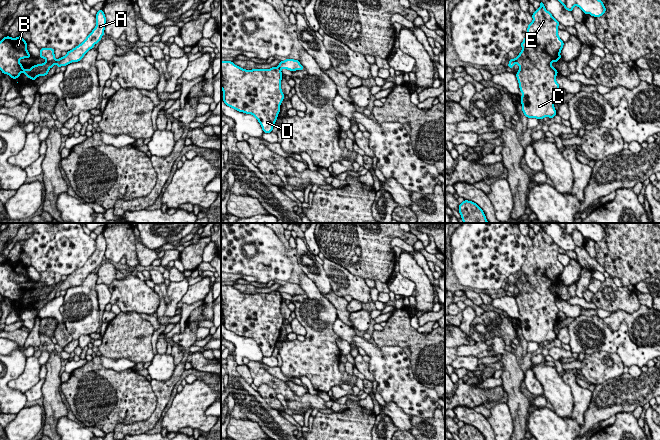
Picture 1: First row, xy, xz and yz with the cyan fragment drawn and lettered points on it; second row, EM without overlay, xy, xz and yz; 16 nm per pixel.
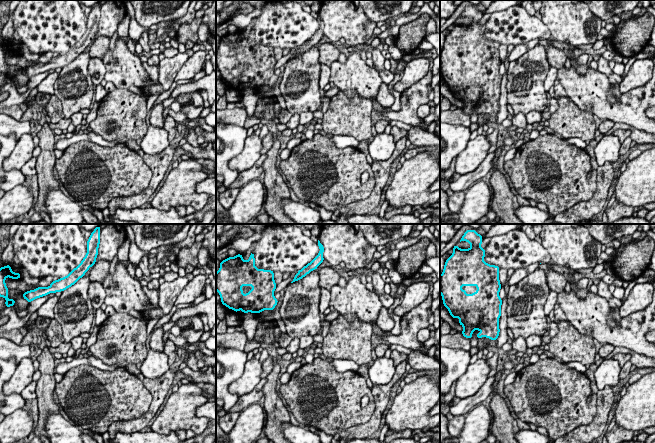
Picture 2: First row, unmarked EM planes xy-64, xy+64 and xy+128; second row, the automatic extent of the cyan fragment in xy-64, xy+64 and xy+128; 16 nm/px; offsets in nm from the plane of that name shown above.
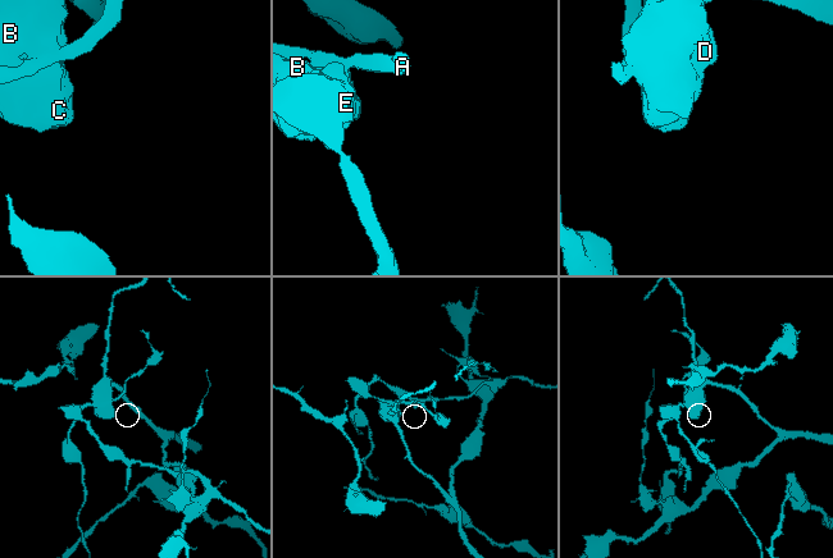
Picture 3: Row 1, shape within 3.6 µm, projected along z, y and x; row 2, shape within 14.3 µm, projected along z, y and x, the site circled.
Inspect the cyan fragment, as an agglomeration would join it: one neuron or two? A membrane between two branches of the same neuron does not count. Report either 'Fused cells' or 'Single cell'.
Fused cells

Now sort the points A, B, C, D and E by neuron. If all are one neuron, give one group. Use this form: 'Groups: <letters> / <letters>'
Groups: A / B C D E

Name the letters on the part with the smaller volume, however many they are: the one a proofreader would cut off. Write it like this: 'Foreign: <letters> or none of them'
Foreign: A

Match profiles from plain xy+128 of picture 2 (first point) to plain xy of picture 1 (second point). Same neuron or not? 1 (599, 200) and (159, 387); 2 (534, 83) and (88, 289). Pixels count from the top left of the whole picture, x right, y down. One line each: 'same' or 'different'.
1: same
2: same

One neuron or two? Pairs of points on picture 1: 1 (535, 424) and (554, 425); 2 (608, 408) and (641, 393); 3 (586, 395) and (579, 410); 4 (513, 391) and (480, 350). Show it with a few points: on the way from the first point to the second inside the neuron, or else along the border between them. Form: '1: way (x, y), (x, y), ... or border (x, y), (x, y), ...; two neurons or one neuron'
1: way (540, 424), (549, 425); one neuron
2: way (615, 401), (624, 393), (633, 393); one neuron
3: way (582, 399), (580, 406); one neuron
4: border (484, 342), (493, 352), (491, 356); two neurons

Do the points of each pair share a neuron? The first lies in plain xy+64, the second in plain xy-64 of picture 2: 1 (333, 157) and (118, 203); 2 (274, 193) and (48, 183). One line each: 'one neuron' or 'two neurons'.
1: two neurons
2: one neuron

